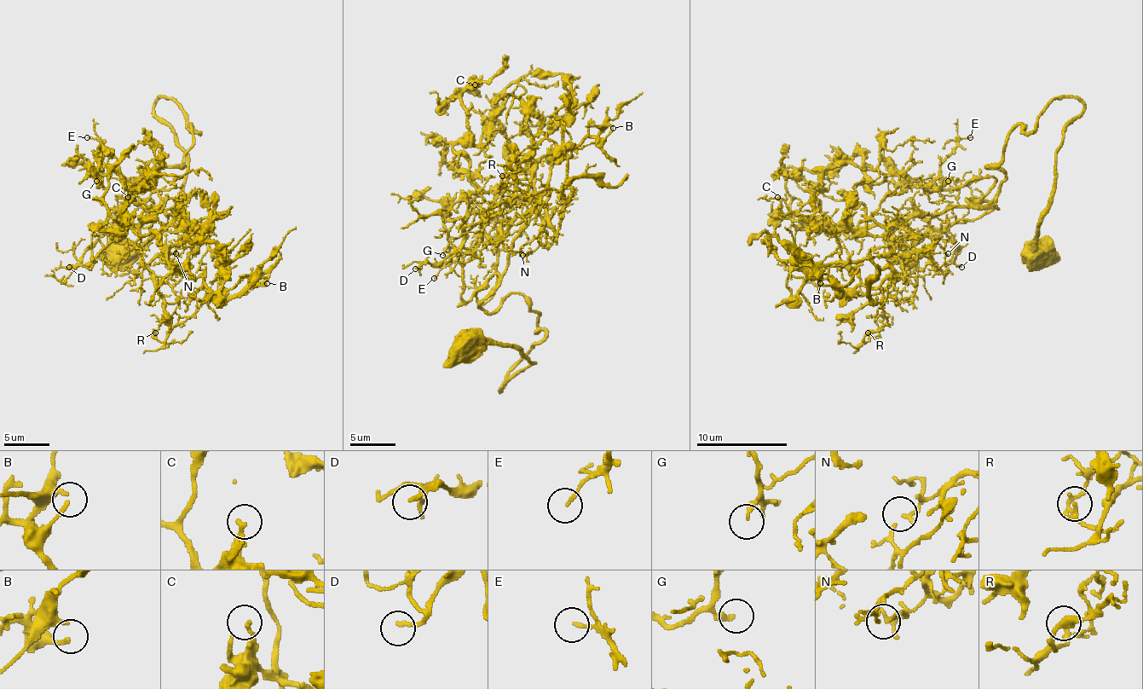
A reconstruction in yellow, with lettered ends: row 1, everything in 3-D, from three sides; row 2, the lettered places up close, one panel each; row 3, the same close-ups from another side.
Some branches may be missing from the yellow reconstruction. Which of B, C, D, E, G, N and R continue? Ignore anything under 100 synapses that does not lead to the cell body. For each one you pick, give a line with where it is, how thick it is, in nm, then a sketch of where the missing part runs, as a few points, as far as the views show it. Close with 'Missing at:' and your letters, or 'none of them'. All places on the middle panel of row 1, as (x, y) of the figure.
G: (442, 255) | 220 nm | (442, 255), (441, 273), (420, 282), (393, 244), (406, 232)
Missing at: G

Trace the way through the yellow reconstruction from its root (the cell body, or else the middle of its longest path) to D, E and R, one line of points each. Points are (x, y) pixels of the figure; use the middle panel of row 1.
D: (468, 346), (533, 361), (499, 391), (545, 332), (520, 293), (493, 312), (465, 300), (454, 252), (415, 269)
E: (468, 346), (533, 361), (499, 391), (545, 332), (520, 293), (483, 307), (497, 244), (479, 214), (434, 278)
R: (468, 346), (533, 361), (499, 391), (545, 334), (479, 303), (570, 203), (502, 176)

